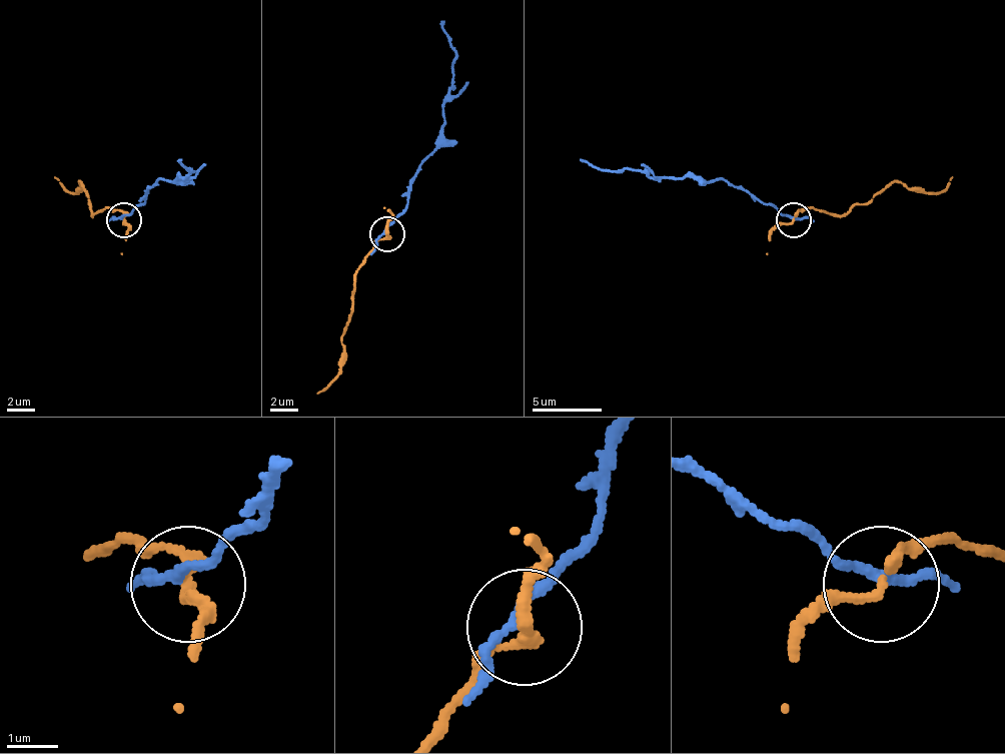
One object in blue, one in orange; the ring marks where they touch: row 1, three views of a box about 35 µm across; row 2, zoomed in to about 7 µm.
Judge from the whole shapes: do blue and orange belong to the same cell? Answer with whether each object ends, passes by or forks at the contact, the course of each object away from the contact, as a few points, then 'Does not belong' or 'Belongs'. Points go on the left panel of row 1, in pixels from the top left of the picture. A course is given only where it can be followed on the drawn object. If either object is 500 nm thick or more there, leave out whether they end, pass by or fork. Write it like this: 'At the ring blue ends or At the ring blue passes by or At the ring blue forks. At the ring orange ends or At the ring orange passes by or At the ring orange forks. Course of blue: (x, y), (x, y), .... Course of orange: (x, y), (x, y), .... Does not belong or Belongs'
At the ring blue passes by. At the ring orange passes by. Course of blue: (121, 220), (146, 200), (149, 189), (160, 179), (181, 179), (191, 168), (191, 172), (177, 158). Course of orange: (125, 220), (111, 207), (93, 213), (79, 182), (76, 193), (55, 175). Does not belong

